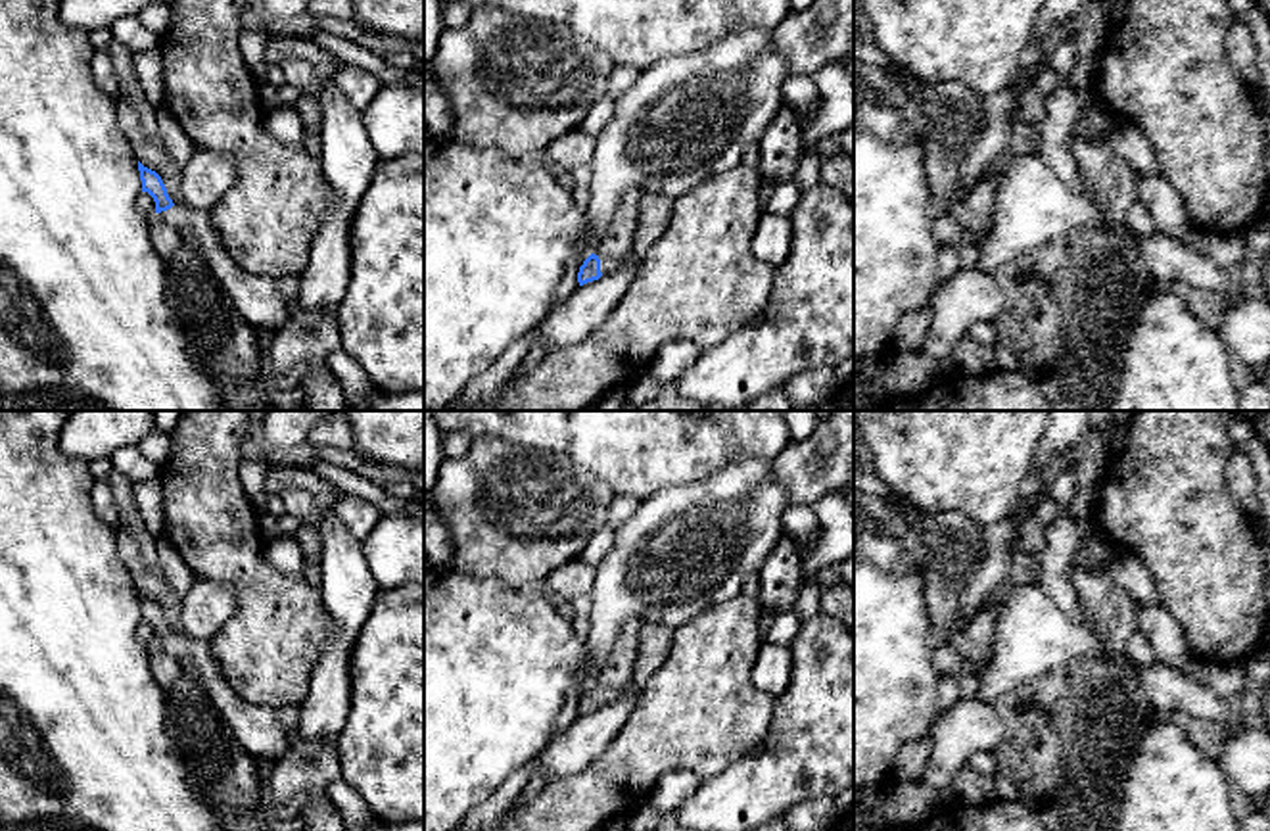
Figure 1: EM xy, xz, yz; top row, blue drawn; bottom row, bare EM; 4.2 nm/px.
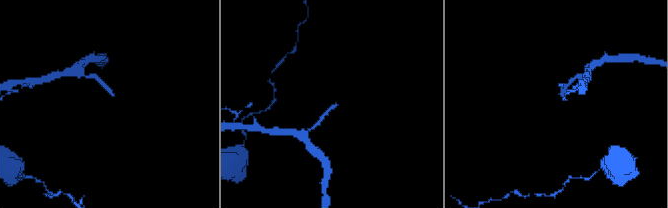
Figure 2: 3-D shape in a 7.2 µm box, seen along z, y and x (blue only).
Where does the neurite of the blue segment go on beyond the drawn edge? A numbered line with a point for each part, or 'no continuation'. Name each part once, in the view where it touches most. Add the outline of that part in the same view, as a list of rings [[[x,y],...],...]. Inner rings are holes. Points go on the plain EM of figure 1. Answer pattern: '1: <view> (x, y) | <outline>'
1: xy (258, 730) | [[[173,635],[157,645],[175,656],[182,668],[194,670],[211,704],[219,710],[221,718],[247,752],[265,756],[272,762],[288,754],[292,737],[278,724],[276,712],[249,704],[232,691],[211,654],[207,639]]]

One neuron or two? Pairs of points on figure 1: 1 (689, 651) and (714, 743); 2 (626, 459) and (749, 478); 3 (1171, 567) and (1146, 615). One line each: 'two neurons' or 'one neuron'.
1: one neuron
2: two neurons
3: two neurons

